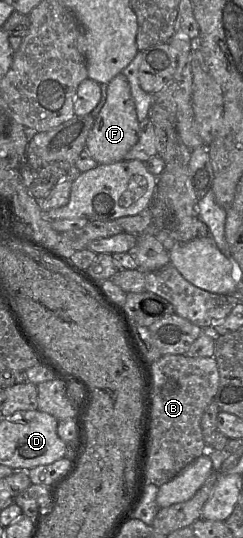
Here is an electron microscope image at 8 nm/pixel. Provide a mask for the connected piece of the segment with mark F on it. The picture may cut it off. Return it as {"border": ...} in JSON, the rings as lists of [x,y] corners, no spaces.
{"border":[[[123,73],[117,74],[107,83],[106,100],[95,117],[86,140],[85,149],[97,164],[111,164],[125,159],[127,152],[138,140],[139,120],[137,119],[130,86]]]}

